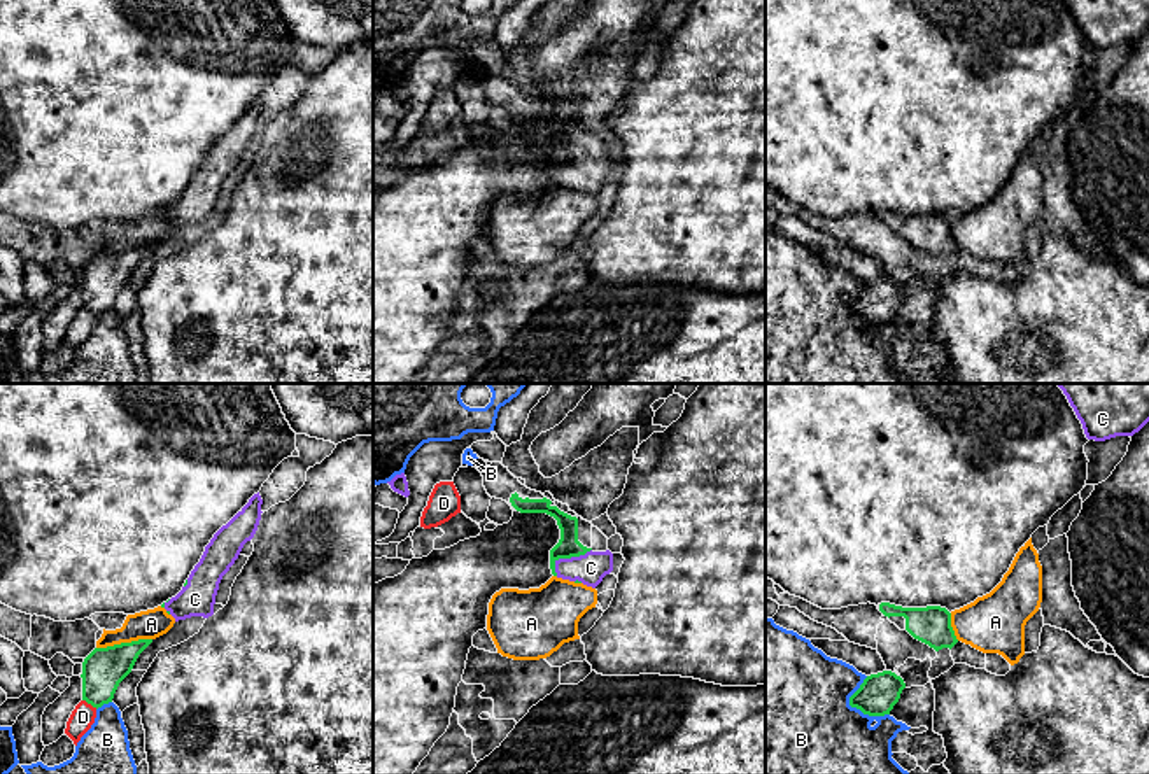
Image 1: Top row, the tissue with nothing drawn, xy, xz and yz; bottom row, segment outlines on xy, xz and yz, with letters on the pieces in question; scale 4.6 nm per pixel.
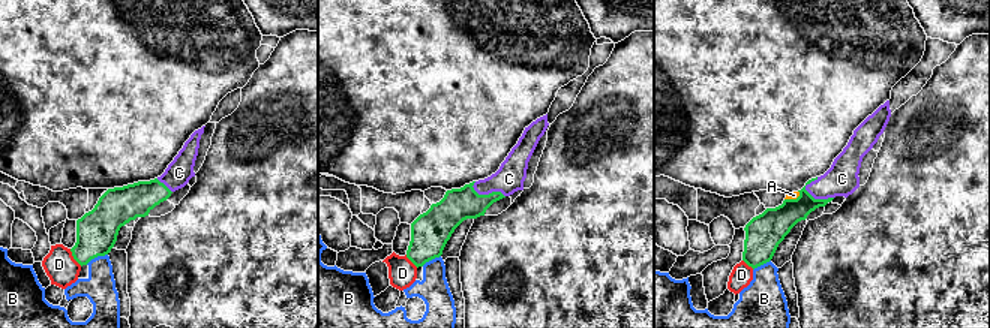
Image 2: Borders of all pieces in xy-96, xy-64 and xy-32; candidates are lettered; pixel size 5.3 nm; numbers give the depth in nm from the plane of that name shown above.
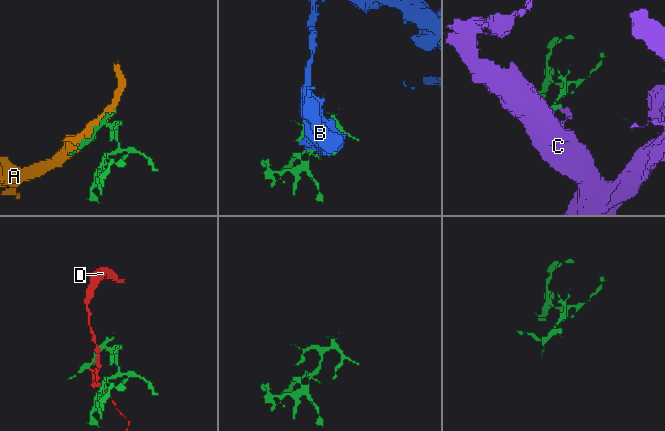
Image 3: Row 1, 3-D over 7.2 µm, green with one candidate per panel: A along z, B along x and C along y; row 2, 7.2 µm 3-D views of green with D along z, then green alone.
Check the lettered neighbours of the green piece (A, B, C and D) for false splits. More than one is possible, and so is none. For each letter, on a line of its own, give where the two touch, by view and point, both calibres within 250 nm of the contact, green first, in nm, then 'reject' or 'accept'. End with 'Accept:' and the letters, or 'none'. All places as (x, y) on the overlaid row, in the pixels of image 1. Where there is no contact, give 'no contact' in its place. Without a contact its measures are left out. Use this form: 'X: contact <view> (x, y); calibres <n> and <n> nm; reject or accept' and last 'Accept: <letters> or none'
A: contact xy (123, 643); calibres 190 and 140 nm; reject
B: contact yz (855, 706); calibres 180 and 460 nm; reject
C: contact xz (566, 557); calibres 100 and 140 nm; accept
D: contact xy (90, 703); calibres 190 and 110 nm; reject
Accept: C

